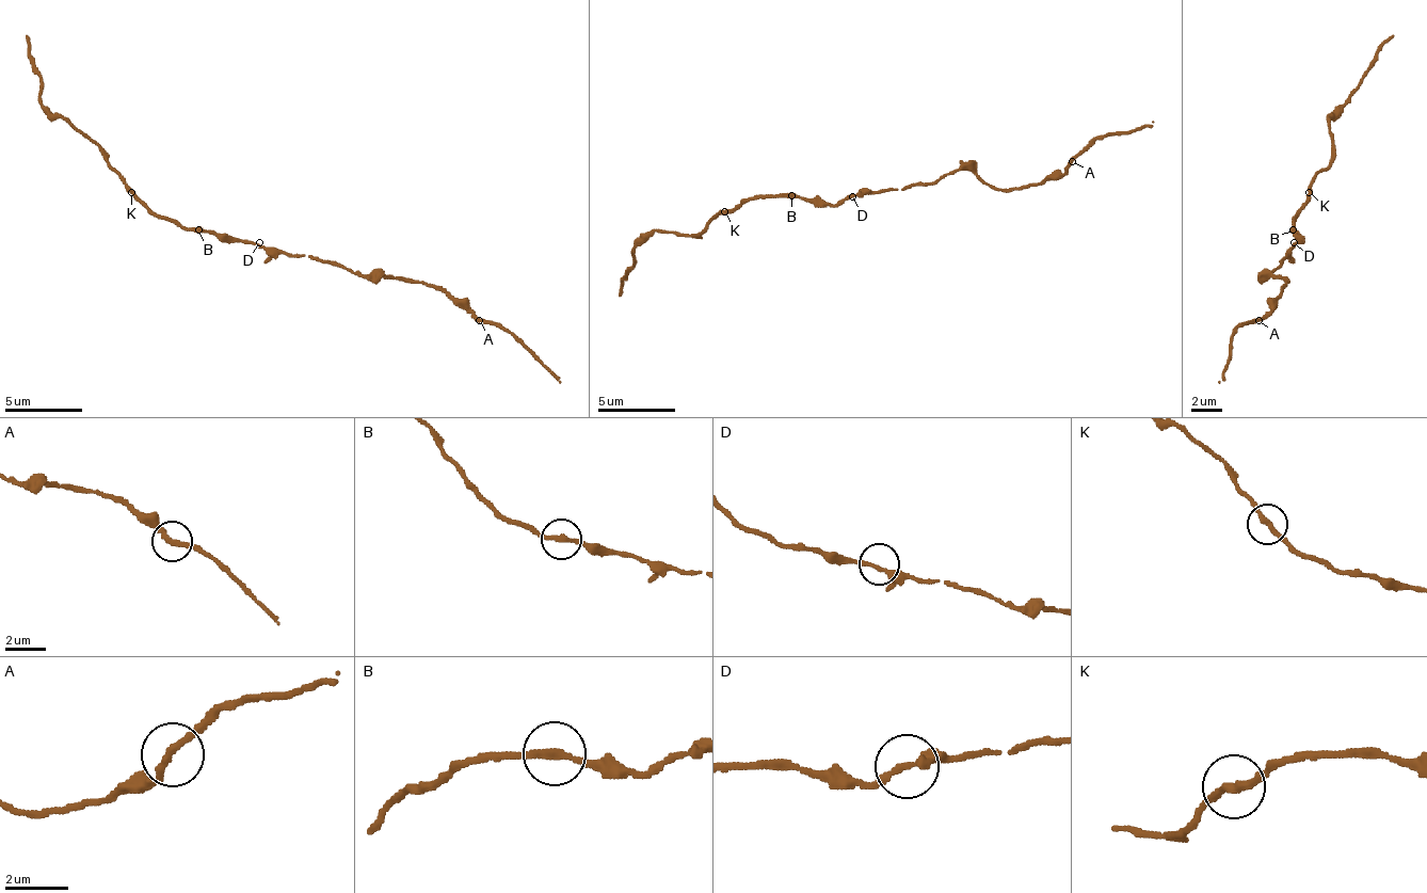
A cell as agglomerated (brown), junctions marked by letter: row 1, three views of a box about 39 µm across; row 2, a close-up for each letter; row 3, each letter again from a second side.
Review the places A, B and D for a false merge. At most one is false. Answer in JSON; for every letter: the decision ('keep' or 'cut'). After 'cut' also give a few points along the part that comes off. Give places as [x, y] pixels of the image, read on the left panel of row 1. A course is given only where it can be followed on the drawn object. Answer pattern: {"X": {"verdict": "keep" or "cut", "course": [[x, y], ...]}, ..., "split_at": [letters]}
{"A": {"verdict": "keep"}, "B": {"verdict": "cut", "course": [[197, 230], [158, 216], [105, 157], [43, 104], [27, 33]]}, "D": {"verdict": "keep"}, "split_at": ["B"]}

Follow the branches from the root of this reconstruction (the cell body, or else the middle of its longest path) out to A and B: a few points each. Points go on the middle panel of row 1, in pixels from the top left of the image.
A: (852, 196), (933, 185), (960, 169), (972, 169), (988, 185), (999, 188), (1019, 188), (1053, 180), (1072, 161)
B: (852, 196), (833, 204), (810, 204), (798, 196), (790, 196)

